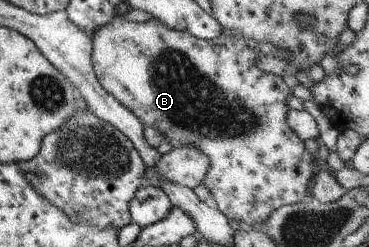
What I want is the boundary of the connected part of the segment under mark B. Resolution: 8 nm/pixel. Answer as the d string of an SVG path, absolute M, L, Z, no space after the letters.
M115 16L111 21L89 34L92 34L90 60L99 85L123 107L126 107L143 125L148 125L150 128L161 132L164 139L173 148L182 145L195 146L196 149L200 149L209 158L210 164L201 184L211 192L216 208L227 219L233 219L238 223L249 223L249 225L253 225L253 223L263 224L267 216L278 207L299 203L308 196L309 185L314 175L311 160L315 155L305 150L303 140L293 133L293 130L286 125L284 120L284 113L287 109L284 100L286 100L287 96L291 96L290 88L286 87L281 76L261 71L263 63L256 64L256 61L260 62L260 60L263 61L263 59L267 58L267 47L271 43L245 38L237 39L223 35L210 40L202 40L193 37L190 33L166 28L153 19L136 23L119 19L119 16Z

